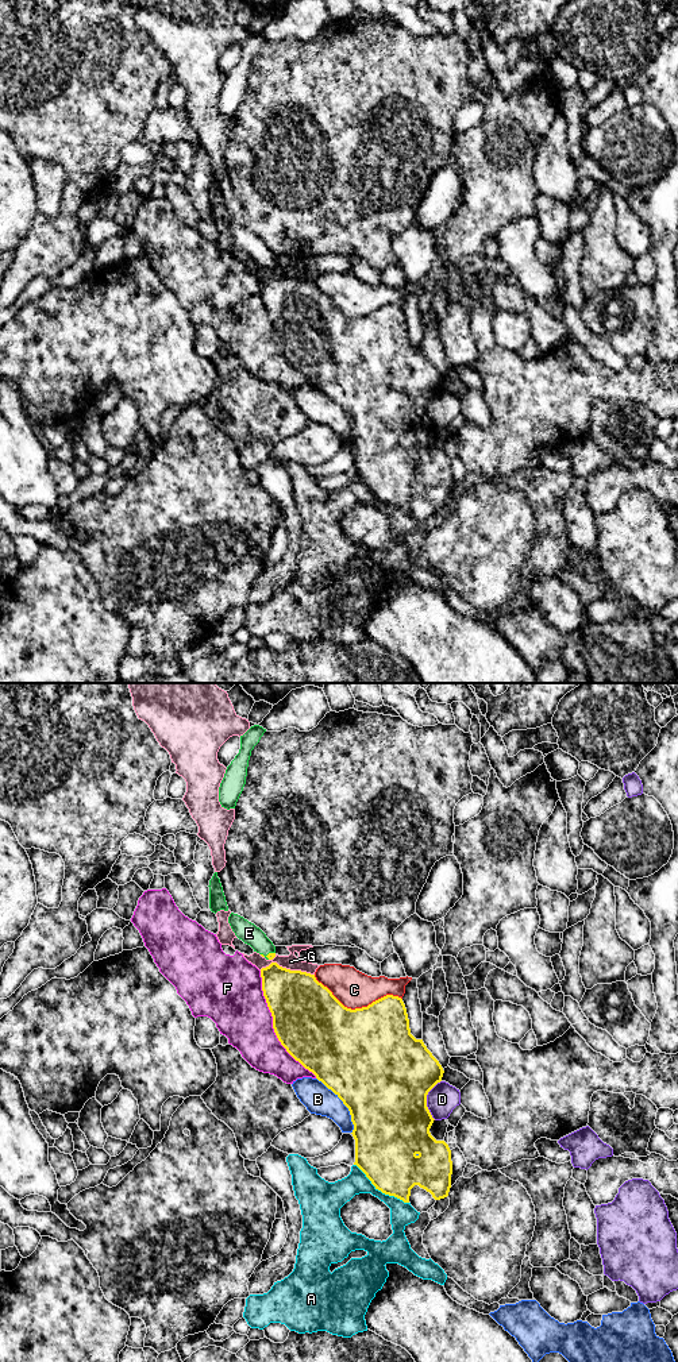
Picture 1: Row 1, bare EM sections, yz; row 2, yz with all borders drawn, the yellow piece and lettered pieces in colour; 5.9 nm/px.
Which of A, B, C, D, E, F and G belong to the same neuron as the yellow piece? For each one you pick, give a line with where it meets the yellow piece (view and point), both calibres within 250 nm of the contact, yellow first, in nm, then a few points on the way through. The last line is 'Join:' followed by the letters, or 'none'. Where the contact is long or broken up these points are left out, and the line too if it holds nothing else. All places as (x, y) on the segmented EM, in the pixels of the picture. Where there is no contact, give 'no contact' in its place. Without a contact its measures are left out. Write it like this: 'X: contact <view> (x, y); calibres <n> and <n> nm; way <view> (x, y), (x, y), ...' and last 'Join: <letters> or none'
E: contact yz (268, 955); calibres 50 and 120 nm
Join: E

